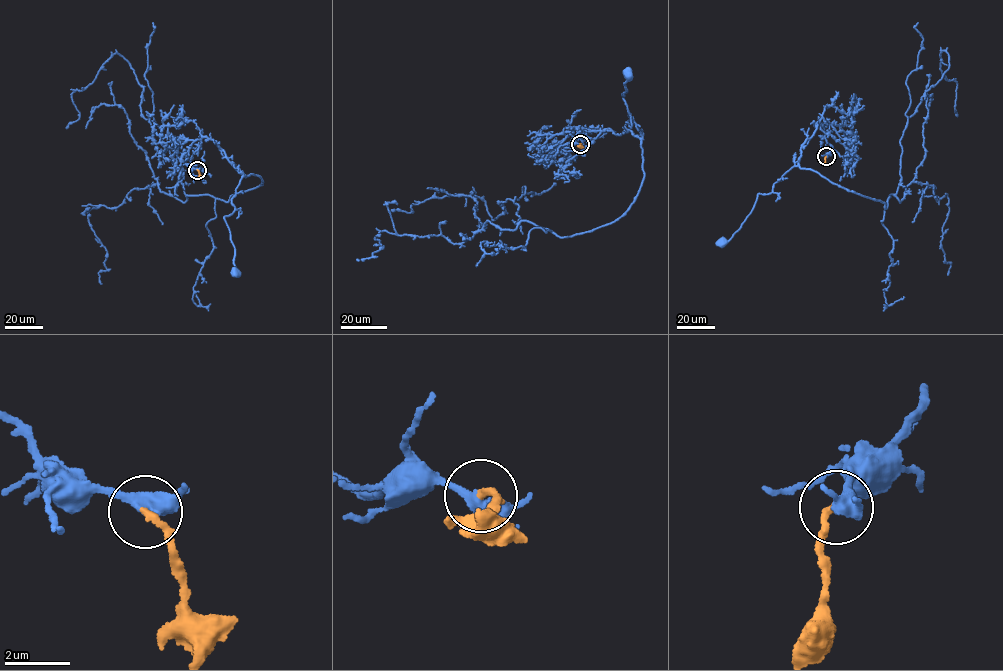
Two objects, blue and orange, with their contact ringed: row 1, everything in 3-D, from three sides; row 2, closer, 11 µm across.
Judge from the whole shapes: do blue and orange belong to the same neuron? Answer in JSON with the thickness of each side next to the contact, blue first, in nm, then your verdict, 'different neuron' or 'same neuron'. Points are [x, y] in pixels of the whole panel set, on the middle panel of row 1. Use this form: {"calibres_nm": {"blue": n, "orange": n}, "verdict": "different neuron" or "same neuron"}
{"calibres_nm": {"blue": 360, "orange": 200}, "verdict": "same neuron"}

